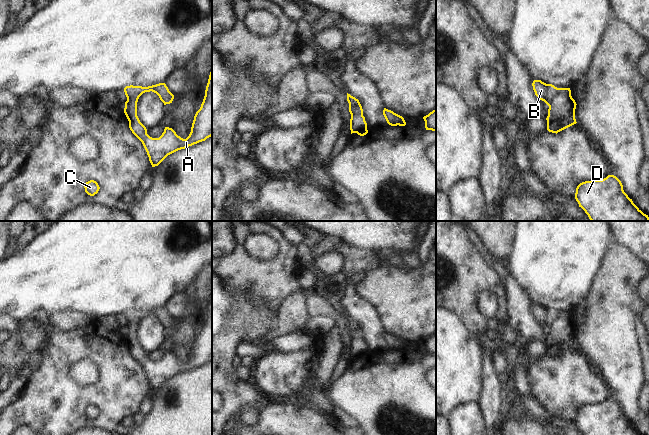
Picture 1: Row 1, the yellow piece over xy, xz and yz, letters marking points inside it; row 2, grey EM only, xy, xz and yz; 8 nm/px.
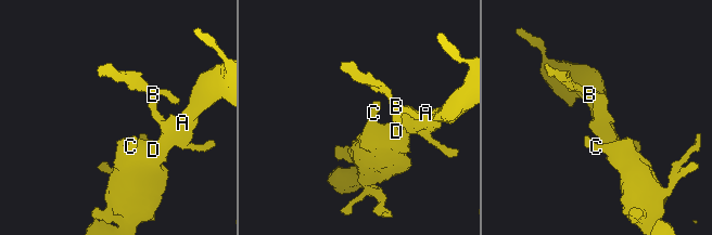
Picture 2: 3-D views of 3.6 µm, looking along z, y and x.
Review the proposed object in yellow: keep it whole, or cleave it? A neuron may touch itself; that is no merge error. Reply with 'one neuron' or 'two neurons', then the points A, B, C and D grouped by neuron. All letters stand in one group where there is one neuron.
two neurons | A C D / B

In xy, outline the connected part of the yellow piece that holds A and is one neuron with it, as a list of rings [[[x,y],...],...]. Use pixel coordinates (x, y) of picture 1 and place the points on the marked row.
[[[212,70],[209,75],[205,96],[200,109],[196,112],[191,132],[186,139],[181,138],[169,127],[165,127],[159,138],[147,134],[146,127],[137,116],[139,98],[132,97],[125,102],[124,113],[132,133],[142,142],[152,167],[158,166],[168,155],[189,146],[205,141],[212,136]]]

